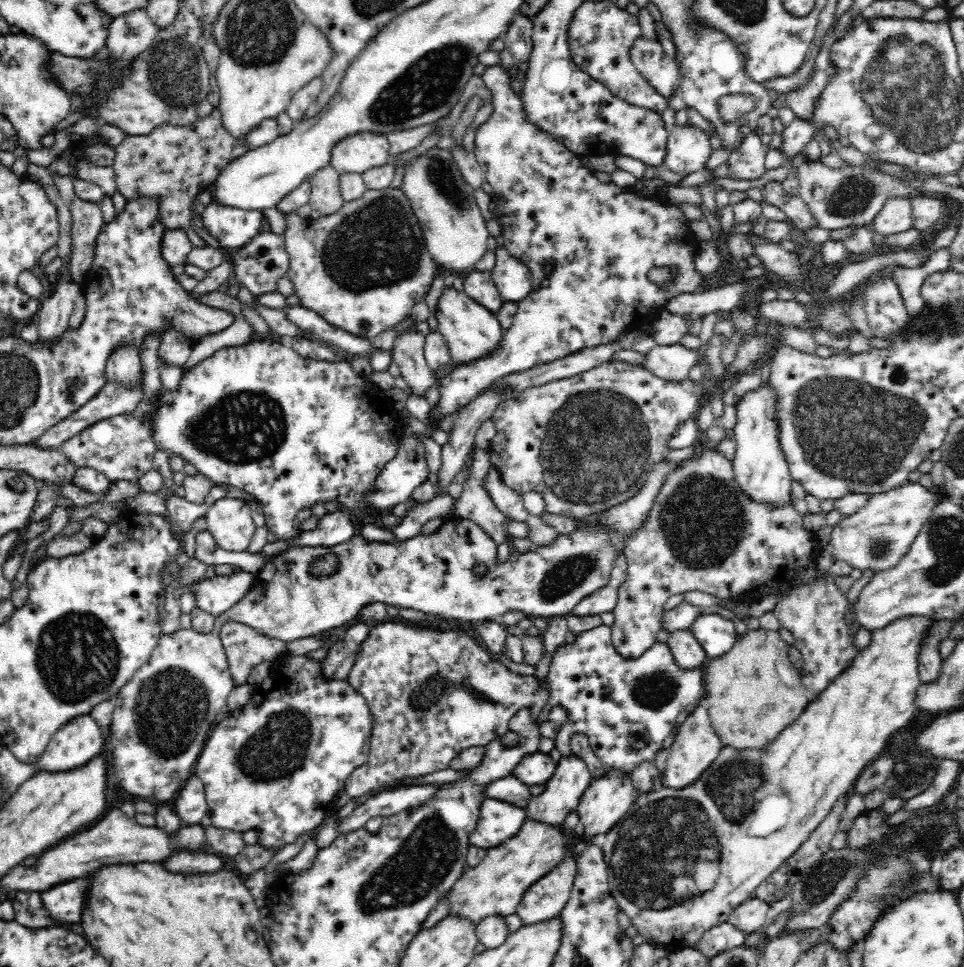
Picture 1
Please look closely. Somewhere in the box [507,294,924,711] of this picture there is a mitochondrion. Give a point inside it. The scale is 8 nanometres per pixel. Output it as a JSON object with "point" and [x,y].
{"point":[599,442]}

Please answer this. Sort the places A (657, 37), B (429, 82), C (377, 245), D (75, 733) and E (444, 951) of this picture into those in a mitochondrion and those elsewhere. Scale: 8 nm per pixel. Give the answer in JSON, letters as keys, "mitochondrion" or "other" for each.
{"A":"other","B":"mitochondrion","C":"mitochondrion","D":"other","E":"other"}

